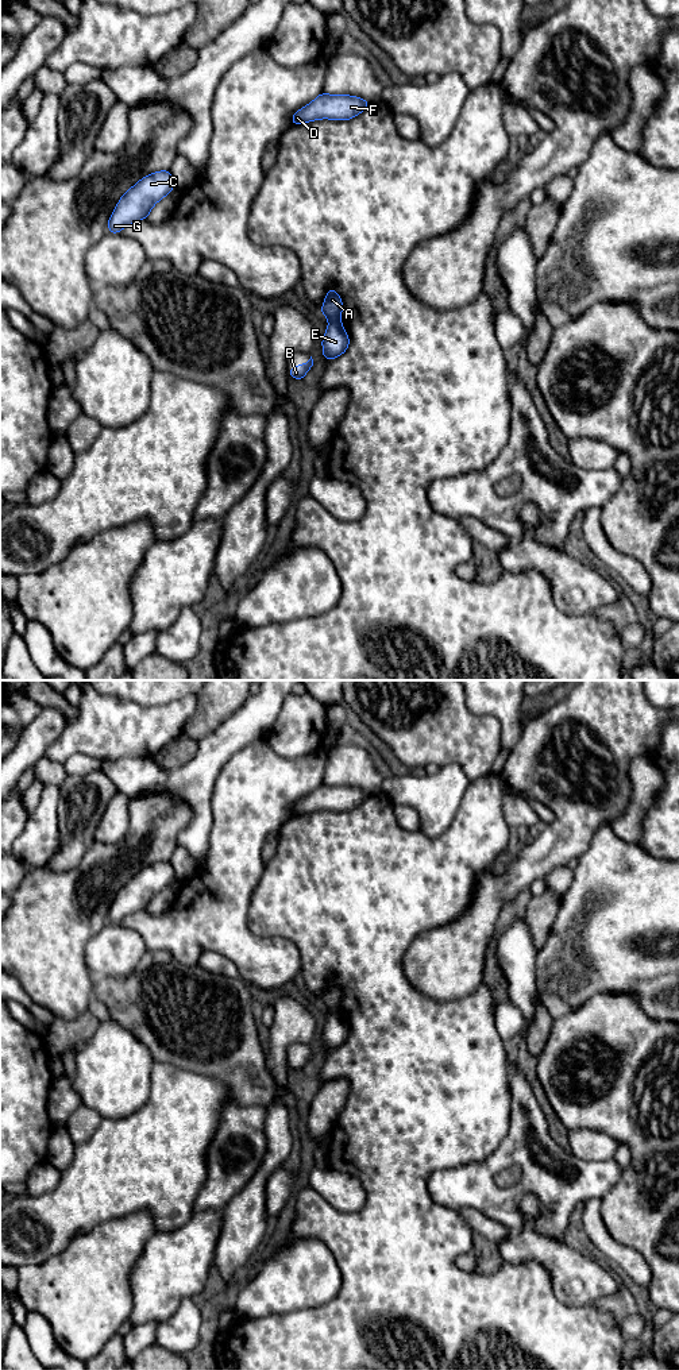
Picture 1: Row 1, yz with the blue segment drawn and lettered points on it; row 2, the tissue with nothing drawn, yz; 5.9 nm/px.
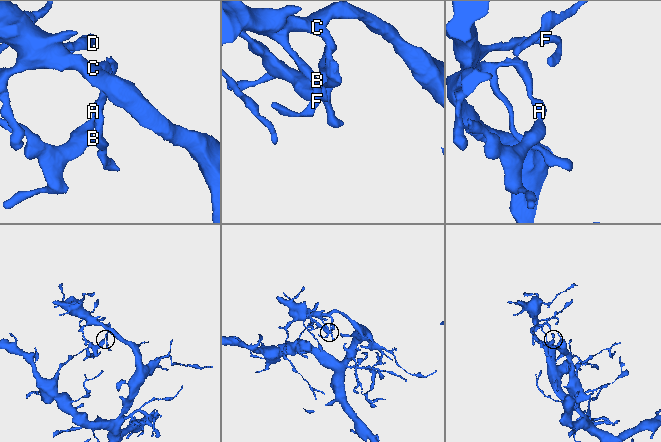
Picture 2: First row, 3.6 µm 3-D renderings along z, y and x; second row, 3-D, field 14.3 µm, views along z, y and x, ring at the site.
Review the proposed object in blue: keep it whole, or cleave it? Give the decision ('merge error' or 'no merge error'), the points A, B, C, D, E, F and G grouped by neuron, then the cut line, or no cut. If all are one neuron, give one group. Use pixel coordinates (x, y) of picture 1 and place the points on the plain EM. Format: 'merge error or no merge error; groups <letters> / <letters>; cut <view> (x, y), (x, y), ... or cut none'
merge error; groups A C D F G / B E; cut yz (330, 1011), (340, 1015)

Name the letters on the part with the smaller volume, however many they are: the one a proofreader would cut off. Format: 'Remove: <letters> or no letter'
Remove: B, E

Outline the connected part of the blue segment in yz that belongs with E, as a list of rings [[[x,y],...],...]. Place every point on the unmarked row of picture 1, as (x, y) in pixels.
[[[329,1012],[321,1035],[323,1049],[332,1051],[347,1042],[350,1029],[342,1015]]]

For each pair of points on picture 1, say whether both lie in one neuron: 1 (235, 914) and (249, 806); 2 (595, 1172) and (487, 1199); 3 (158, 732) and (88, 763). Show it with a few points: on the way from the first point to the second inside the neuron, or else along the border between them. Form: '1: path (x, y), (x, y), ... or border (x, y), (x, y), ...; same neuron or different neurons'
1: path (235, 887), (235, 841), (238, 833); same neuron
2: path (563, 1184), (525, 1160), (502, 1160), (496, 1166); same neuron
3: border (100, 761), (83, 753), (74, 753), (65, 763); different neurons

